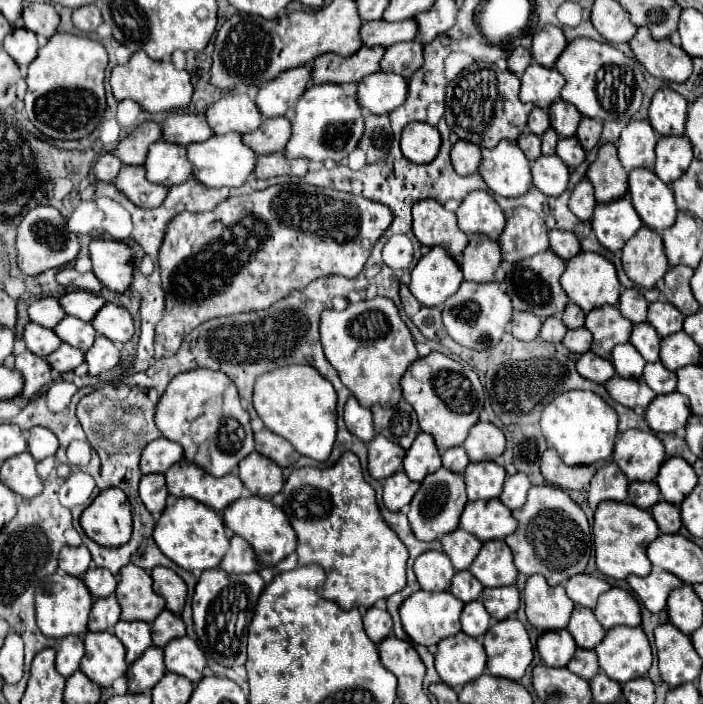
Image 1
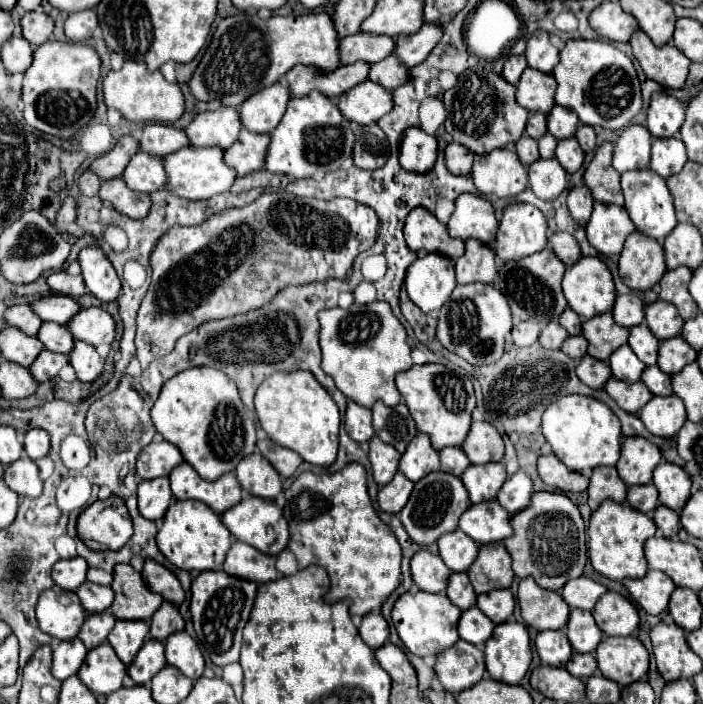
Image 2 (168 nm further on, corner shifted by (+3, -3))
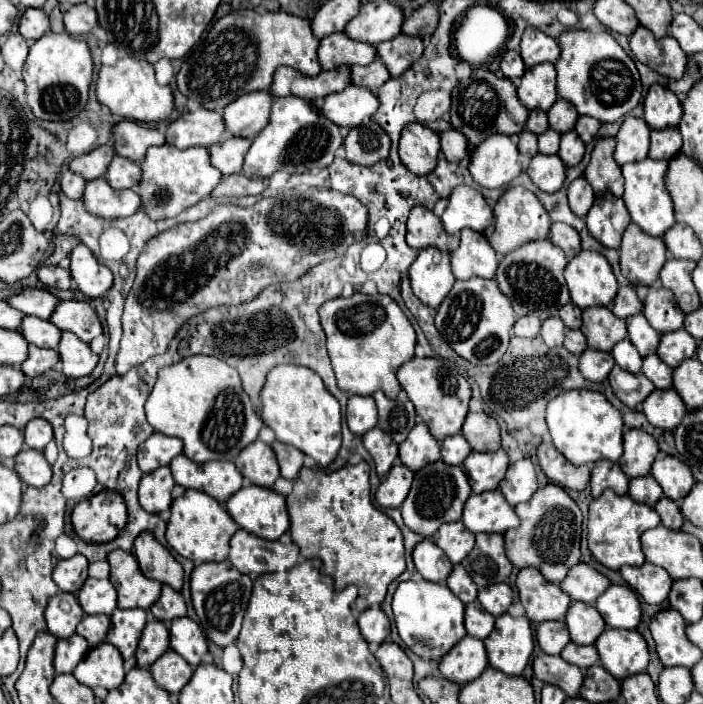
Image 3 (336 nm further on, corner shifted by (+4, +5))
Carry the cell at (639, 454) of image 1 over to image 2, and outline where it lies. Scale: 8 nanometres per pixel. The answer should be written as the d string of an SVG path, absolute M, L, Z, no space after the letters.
M625 437L617 461L619 477L625 485L645 485L661 461L661 449L643 437Z

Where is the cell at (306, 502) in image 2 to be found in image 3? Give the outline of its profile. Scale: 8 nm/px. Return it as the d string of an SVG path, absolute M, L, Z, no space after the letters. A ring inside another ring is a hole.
M360 461L356 465L344 465L334 473L322 473L322 471L312 471L304 467L300 471L300 477L294 481L294 491L286 497L288 515L292 523L290 525L292 539L300 545L300 551L304 557L322 559L322 573L330 575L338 589L344 589L348 585L358 587L358 599L354 601L356 613L368 609L374 603L382 603L386 595L386 587L406 569L402 533L392 519L388 519L378 507L374 507L370 499L368 473L370 473L370 467L366 461ZM310 491L316 493L312 499L308 497Z

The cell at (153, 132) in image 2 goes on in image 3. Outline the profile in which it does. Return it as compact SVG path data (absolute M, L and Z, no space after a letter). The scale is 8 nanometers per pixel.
M120 121L112 127L114 137L114 151L120 157L126 157L130 161L140 163L144 159L144 153L152 145L164 145L166 137L138 121Z

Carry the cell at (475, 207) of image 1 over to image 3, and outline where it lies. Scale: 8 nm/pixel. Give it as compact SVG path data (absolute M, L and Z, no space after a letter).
M460 185L450 195L448 207L442 215L442 223L450 235L458 235L464 227L484 231L492 223L492 217L492 209L486 205L482 193L472 187Z

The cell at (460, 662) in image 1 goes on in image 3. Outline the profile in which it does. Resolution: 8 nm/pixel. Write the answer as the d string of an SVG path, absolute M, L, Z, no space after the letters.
M466 635L460 643L452 647L452 651L440 661L440 671L448 681L458 685L466 685L482 675L488 667L488 657L484 643L476 637Z

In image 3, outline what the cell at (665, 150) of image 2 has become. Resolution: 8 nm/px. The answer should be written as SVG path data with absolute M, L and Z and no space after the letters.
M652 129L652 143L648 157L670 161L676 153L680 153L682 137L680 131L674 129Z

